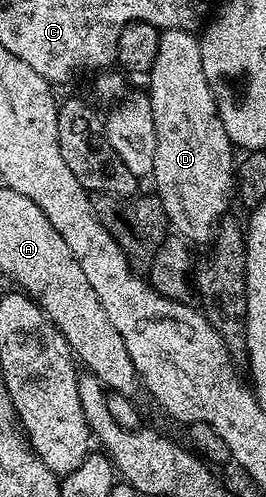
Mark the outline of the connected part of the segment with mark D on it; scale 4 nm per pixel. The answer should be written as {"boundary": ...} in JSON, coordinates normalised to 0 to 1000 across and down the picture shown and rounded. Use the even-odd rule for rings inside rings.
{"boundary":[[[620,60],[605,66],[602,87],[594,89],[594,113],[579,121],[579,137],[568,149],[553,151],[549,175],[556,199],[564,201],[564,217],[579,233],[579,266],[586,268],[586,296],[579,298],[579,338],[571,340],[568,356],[586,358],[583,388],[609,402],[609,410],[632,429],[632,445],[643,461],[658,465],[673,477],[703,483],[711,489],[767,487],[763,491],[793,489],[812,477],[812,467],[827,459],[827,449],[846,445],[857,423],[857,404],[876,404],[880,398],[880,318],[872,326],[872,308],[880,296],[865,274],[850,266],[850,258],[835,249],[835,233],[812,215],[812,203],[797,191],[789,169],[774,161],[774,145],[759,145],[759,105],[752,103],[752,76],[733,66],[703,60]]]}

